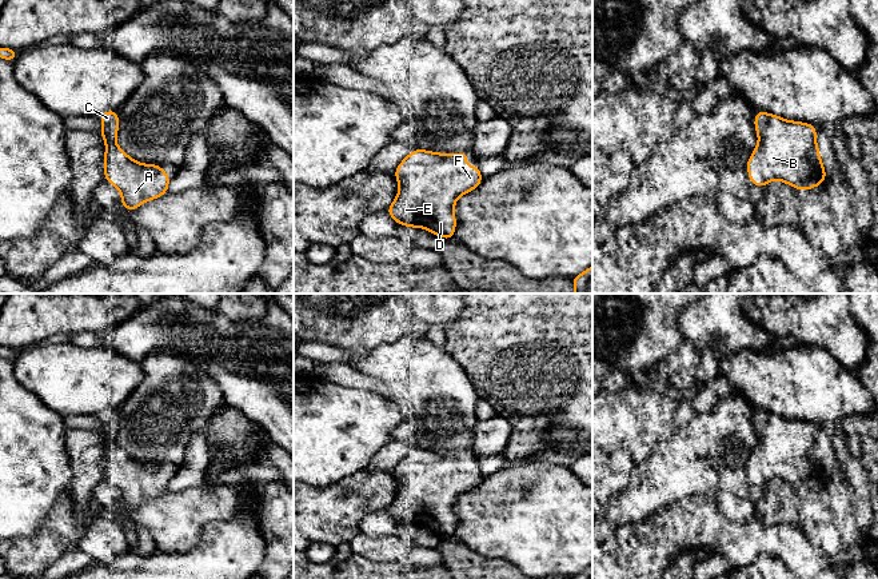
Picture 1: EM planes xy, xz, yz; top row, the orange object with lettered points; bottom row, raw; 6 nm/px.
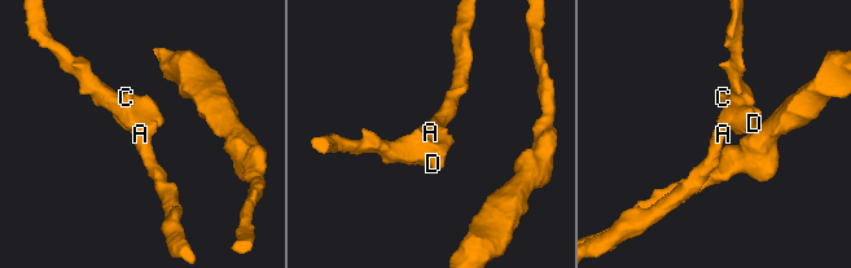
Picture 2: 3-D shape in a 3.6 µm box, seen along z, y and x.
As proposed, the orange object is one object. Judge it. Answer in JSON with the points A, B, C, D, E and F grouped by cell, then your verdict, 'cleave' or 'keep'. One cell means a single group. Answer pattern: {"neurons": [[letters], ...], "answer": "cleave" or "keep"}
{"neurons": [["A", "B", "C", "D", "E", "F"]], "answer": "keep"}

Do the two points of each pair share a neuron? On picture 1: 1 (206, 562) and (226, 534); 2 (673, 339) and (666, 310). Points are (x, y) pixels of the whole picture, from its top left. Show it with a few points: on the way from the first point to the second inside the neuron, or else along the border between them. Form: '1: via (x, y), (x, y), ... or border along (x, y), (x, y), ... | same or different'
1: via (212, 555), (226, 540) | same
2: via (666, 332), (666, 316) | same

